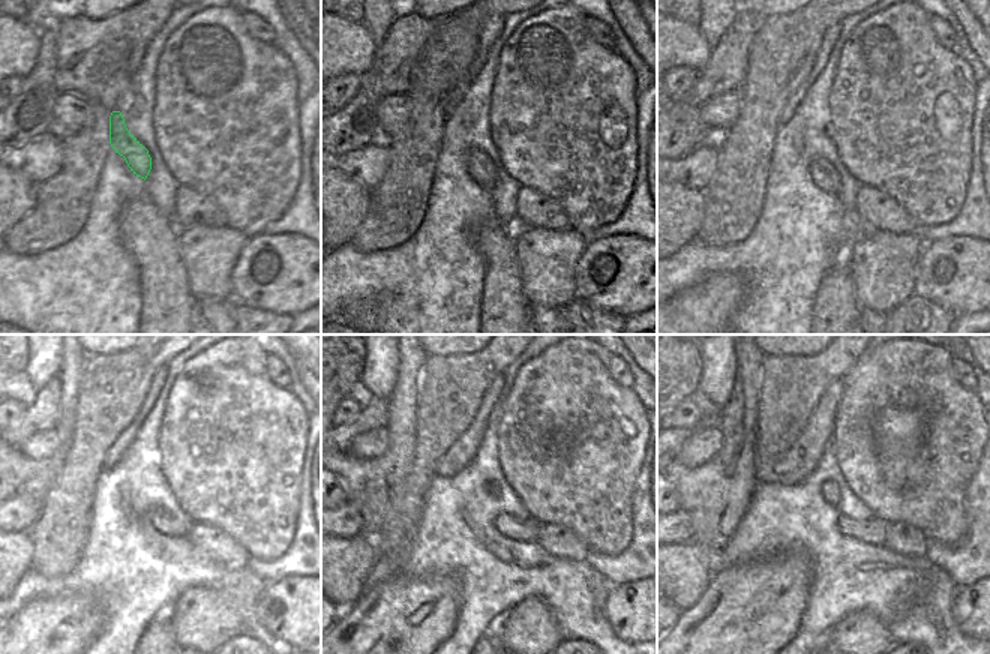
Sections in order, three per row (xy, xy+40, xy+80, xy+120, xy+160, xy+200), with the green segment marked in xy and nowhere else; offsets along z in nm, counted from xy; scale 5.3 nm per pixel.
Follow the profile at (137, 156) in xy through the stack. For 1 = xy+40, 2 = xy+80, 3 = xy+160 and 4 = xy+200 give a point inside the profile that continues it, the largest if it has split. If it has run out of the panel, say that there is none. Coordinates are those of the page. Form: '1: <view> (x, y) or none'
1: xy+40 (479, 164)
2: xy+80 (824, 176)
3: xy+160 (510, 527)
4: xy+200 (873, 531)

